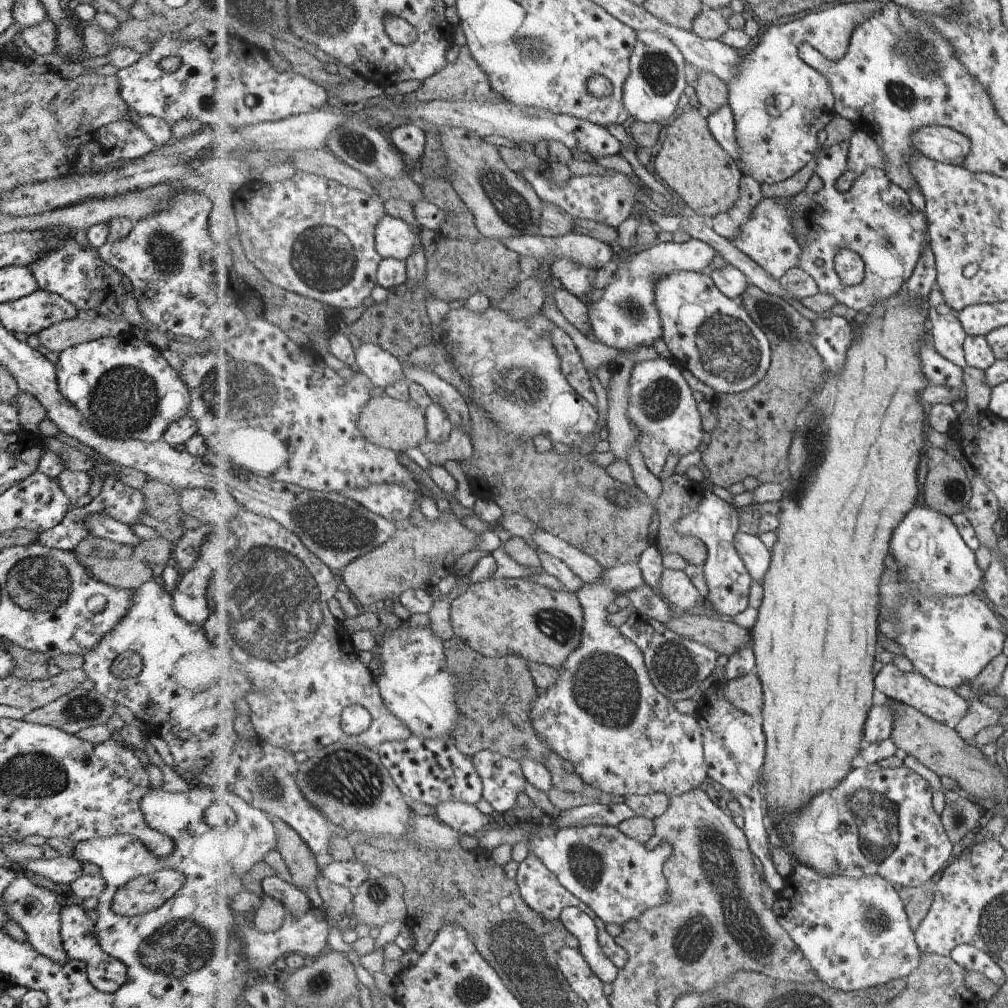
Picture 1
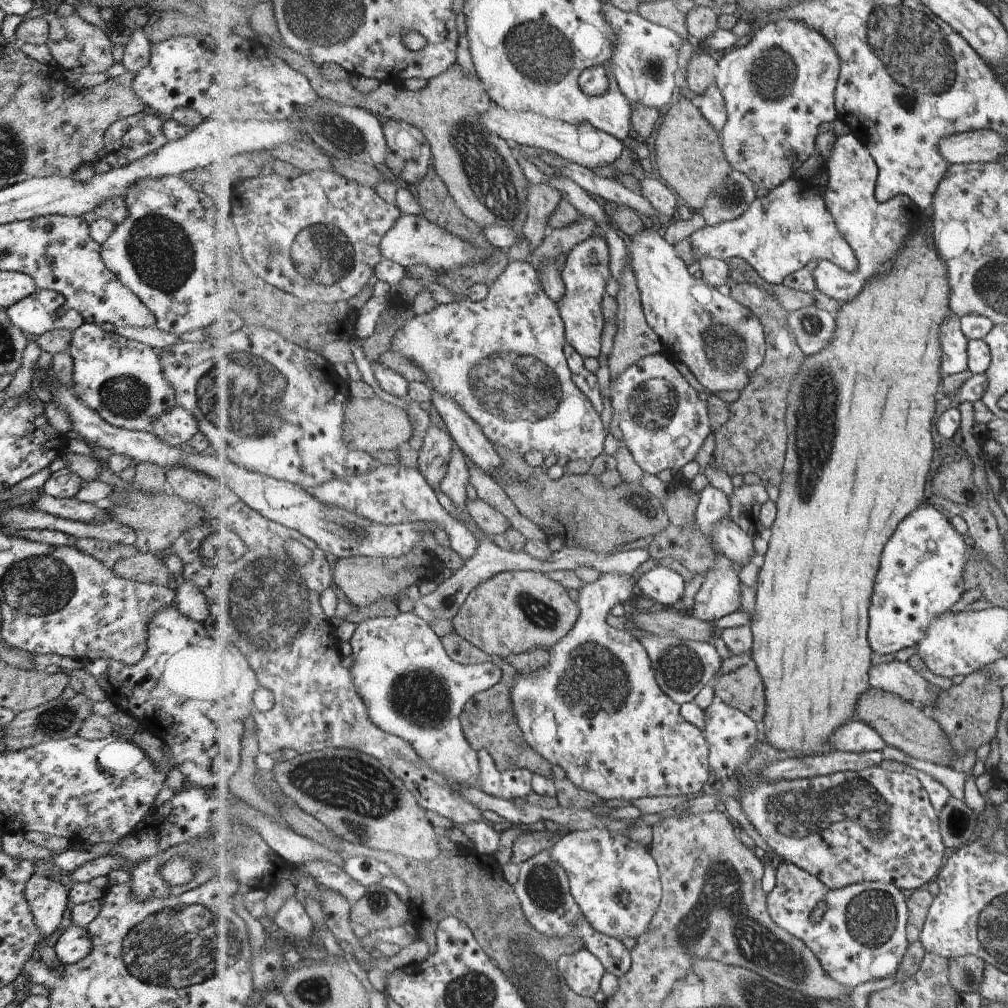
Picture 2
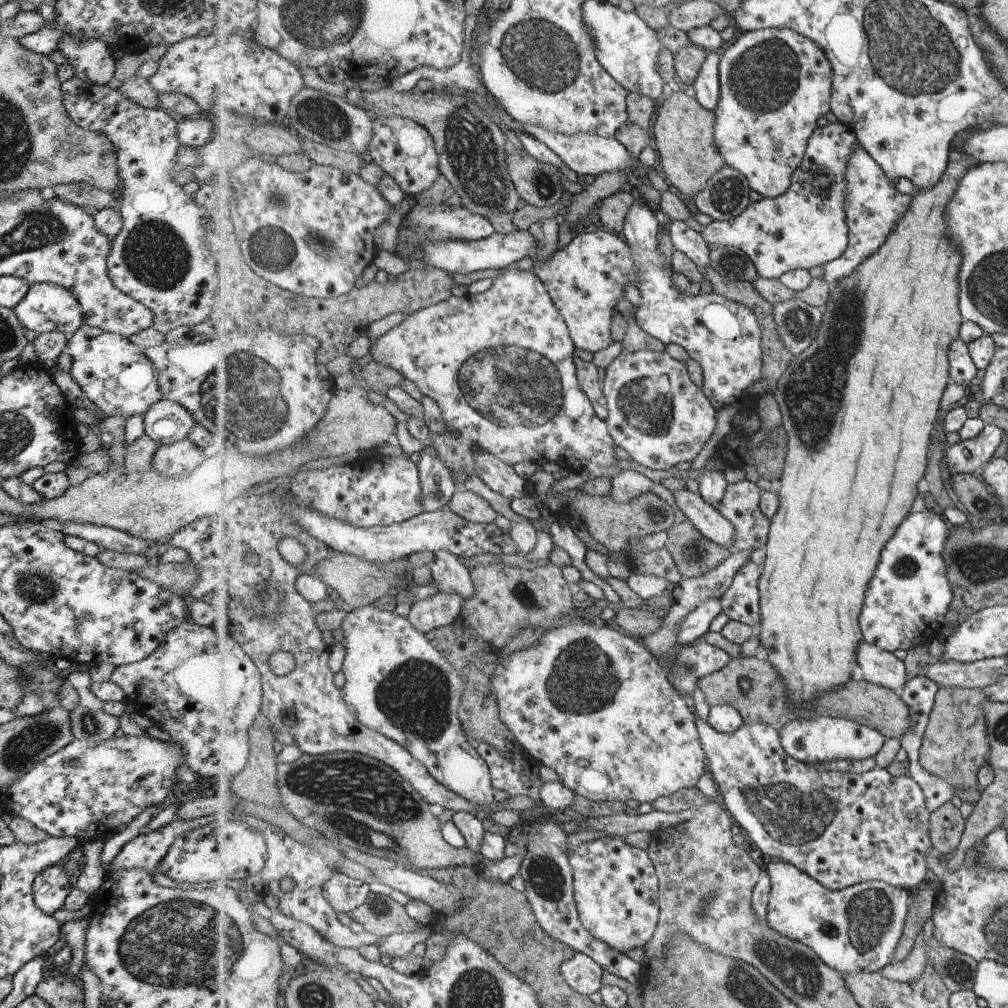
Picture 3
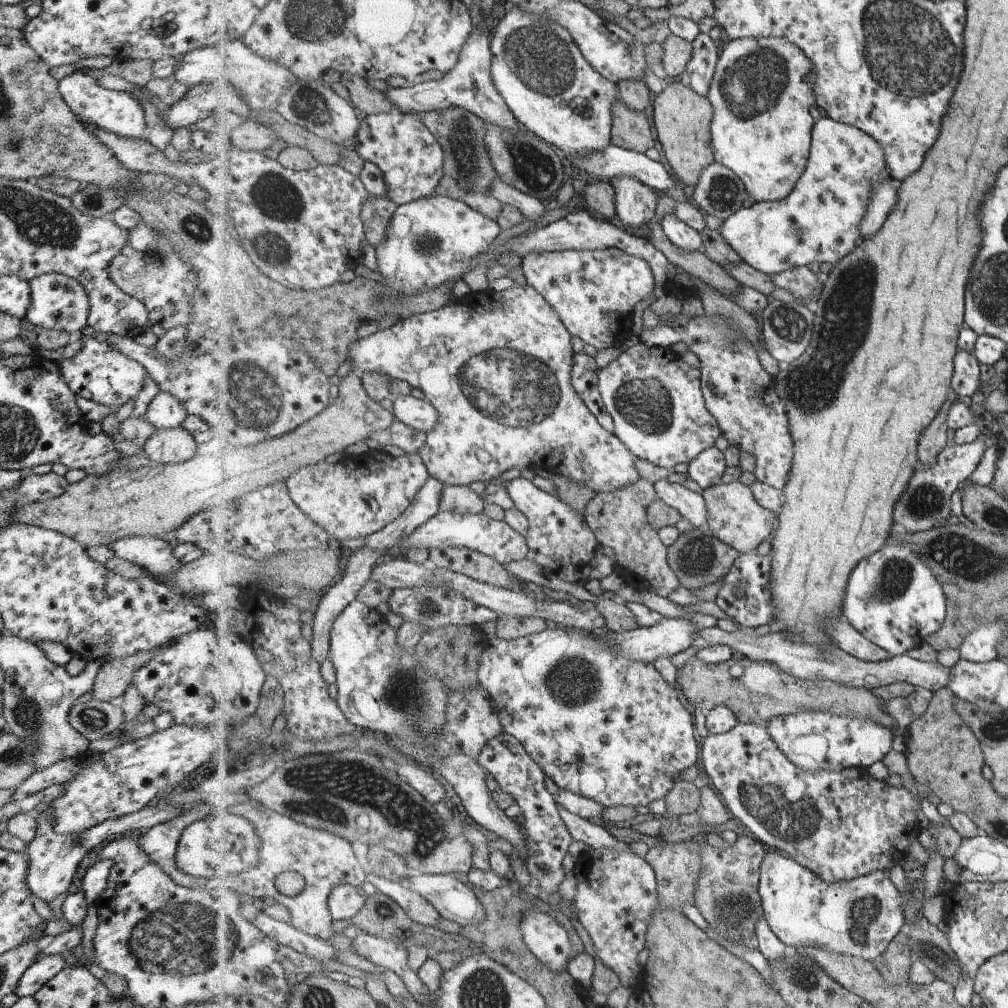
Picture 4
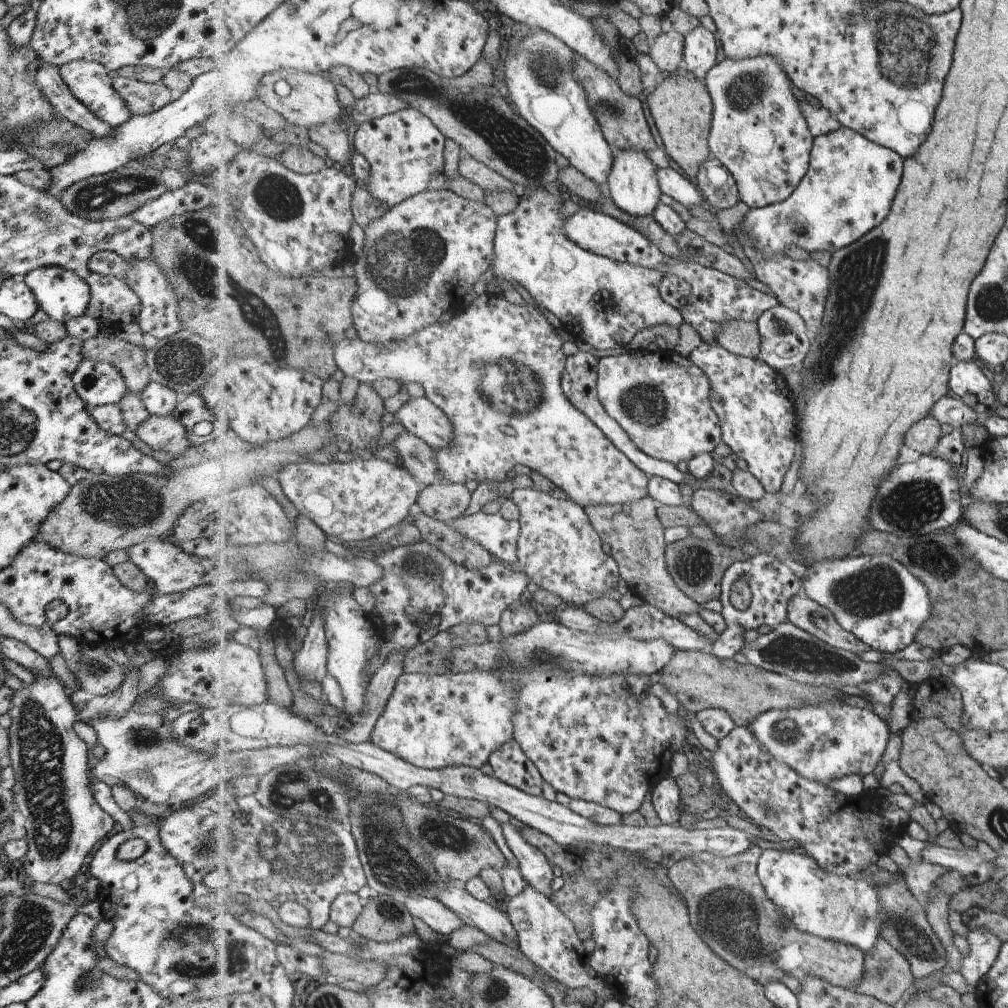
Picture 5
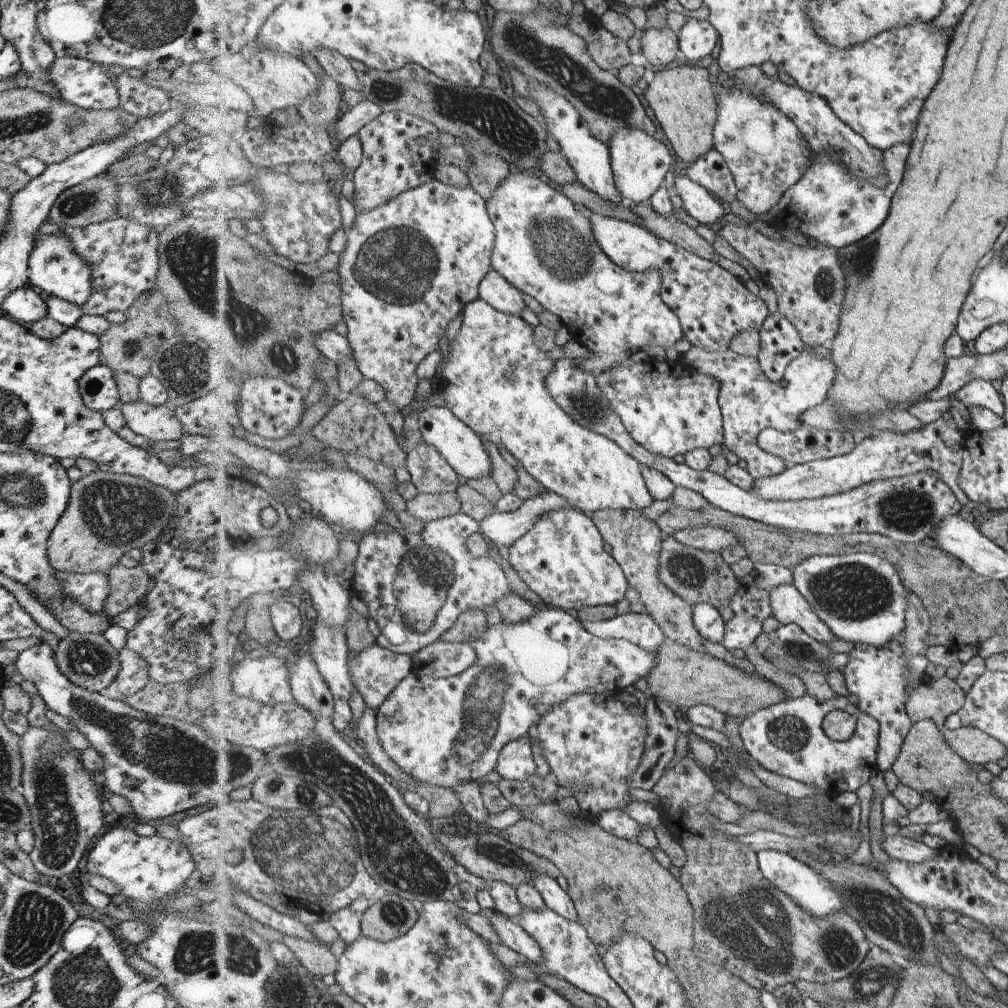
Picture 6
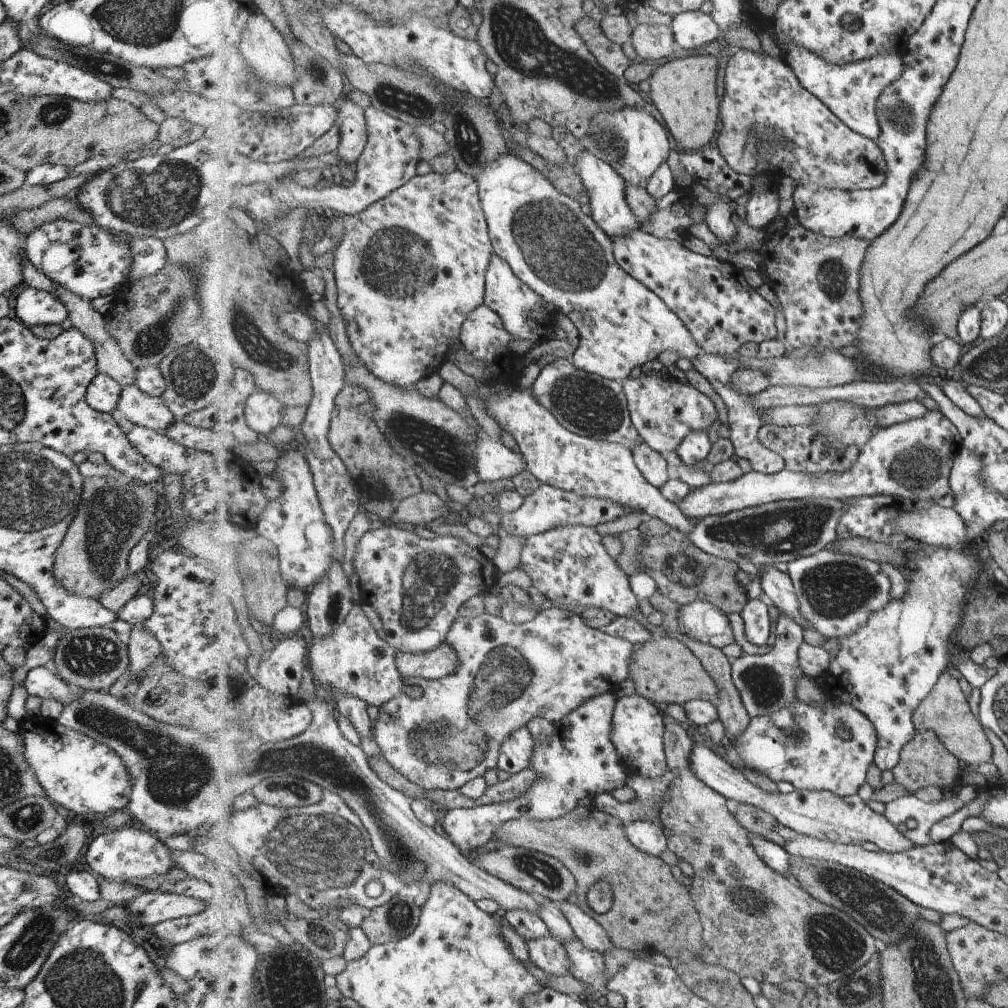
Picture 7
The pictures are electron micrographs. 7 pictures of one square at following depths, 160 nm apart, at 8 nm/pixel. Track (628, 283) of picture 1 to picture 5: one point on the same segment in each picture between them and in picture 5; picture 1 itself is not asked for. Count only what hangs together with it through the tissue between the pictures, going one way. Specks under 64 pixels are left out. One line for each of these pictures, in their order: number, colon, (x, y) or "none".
2: (783, 230)
3: (808, 226)
4: (820, 221)
5: (852, 182)

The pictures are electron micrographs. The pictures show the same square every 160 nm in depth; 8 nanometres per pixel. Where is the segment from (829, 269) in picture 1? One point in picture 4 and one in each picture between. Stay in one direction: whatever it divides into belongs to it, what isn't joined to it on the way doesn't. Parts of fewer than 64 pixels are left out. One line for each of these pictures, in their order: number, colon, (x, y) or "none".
2: (878, 231)
3: (875, 206)
4: (886, 194)

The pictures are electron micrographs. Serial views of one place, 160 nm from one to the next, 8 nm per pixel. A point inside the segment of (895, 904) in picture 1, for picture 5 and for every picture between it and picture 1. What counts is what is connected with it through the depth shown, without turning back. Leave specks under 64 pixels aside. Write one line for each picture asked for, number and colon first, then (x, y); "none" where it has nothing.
2: (860, 932)
3: (855, 929)
4: (861, 917)
5: (844, 908)

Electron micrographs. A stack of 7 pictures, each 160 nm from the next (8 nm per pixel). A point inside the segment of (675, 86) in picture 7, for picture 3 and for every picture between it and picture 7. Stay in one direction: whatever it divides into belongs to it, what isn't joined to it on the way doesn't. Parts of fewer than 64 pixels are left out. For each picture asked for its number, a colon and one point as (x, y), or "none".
3: (684, 130)
4: (683, 118)
5: (682, 107)
6: (686, 105)

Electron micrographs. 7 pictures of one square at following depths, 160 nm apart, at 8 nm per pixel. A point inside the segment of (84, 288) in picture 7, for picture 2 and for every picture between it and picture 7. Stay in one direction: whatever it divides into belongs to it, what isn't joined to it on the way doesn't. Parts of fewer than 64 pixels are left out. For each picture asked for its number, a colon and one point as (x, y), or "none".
2: (44, 310)
3: (45, 307)
4: (58, 302)
5: (60, 293)
6: (53, 268)

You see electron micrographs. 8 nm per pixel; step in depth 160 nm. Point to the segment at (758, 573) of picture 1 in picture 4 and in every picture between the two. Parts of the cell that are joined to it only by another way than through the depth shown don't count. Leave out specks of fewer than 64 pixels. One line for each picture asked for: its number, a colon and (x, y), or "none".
2: (729, 538)
3: (709, 520)
4: (692, 506)

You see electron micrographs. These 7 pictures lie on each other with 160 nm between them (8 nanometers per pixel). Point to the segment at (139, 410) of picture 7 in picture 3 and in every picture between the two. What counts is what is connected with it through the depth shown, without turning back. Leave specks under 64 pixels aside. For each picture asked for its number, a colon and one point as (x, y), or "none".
3: (167, 459)
4: (168, 446)
5: (166, 433)
6: (156, 423)

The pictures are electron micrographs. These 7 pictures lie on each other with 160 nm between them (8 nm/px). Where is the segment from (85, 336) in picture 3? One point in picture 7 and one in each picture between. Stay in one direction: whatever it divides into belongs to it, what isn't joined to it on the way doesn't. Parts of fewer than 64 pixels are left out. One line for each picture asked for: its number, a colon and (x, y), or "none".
4: (97, 372)
5: (96, 383)
6: (97, 388)
7: (102, 392)

